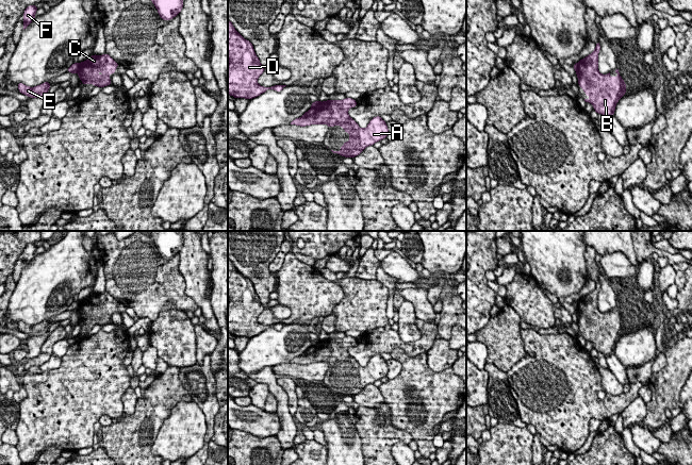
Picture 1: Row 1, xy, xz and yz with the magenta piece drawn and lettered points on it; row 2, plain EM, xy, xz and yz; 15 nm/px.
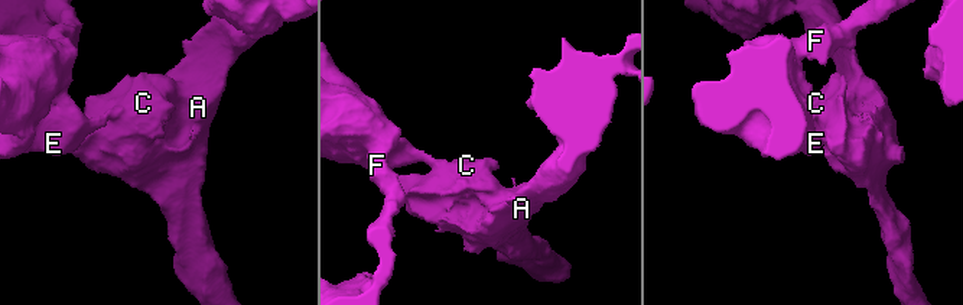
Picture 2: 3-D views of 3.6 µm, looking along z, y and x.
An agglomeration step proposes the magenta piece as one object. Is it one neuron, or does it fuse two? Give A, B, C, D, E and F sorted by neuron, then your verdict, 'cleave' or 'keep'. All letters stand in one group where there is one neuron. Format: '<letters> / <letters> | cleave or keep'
A B C / D E F | cleave

